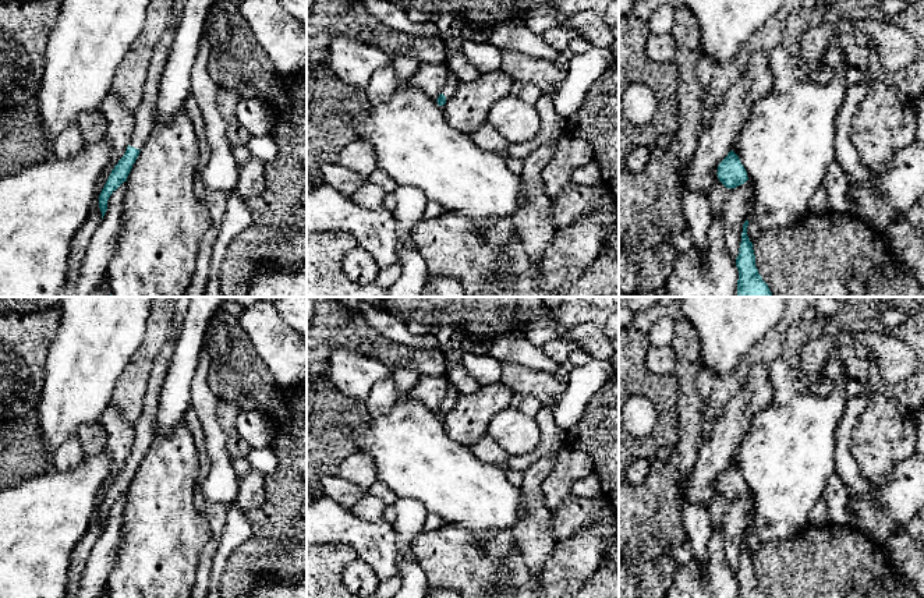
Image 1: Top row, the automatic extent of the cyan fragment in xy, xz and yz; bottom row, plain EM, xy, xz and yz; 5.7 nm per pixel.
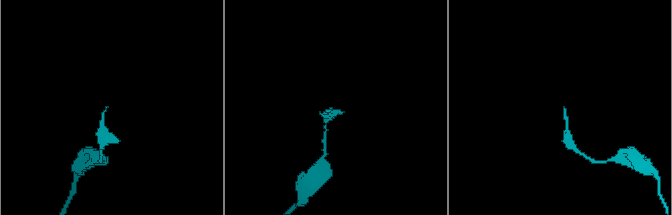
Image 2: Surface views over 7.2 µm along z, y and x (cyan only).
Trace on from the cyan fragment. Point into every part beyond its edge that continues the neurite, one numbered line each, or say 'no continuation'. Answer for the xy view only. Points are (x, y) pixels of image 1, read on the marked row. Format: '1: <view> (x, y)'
1: xy (144, 121)

